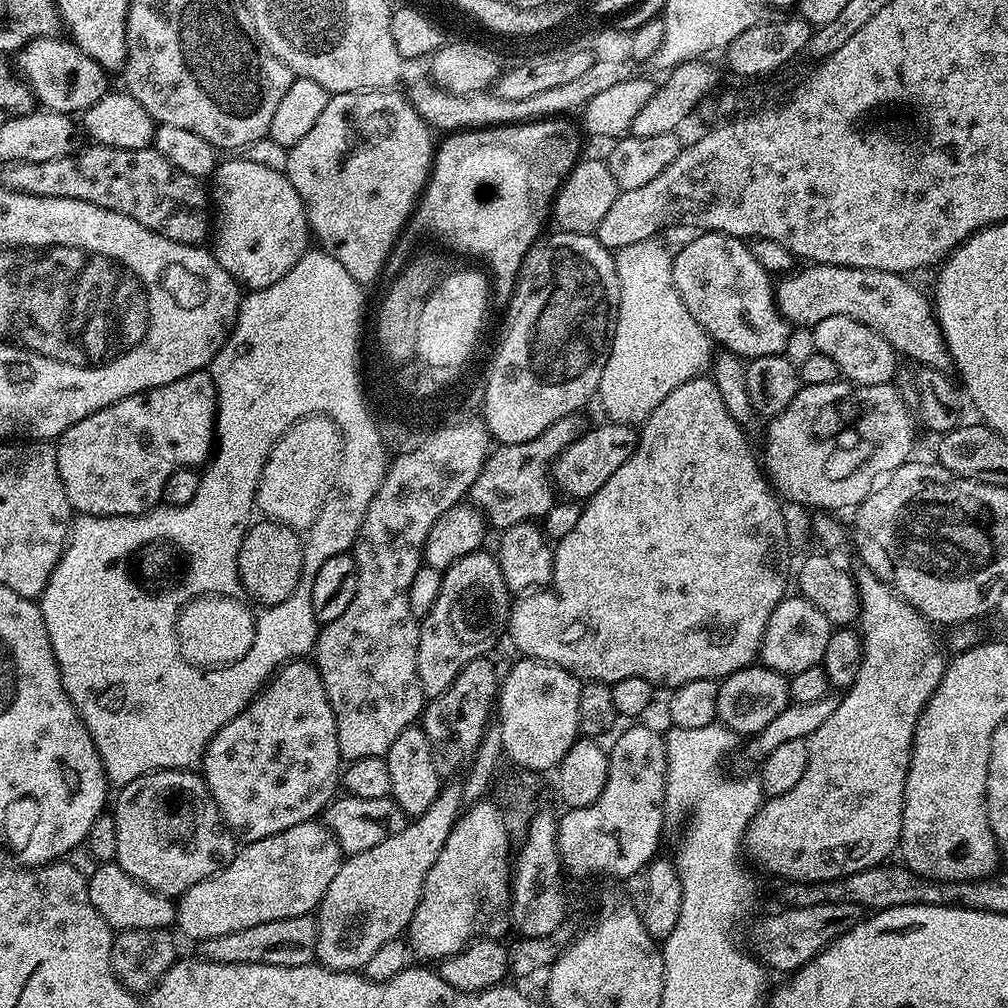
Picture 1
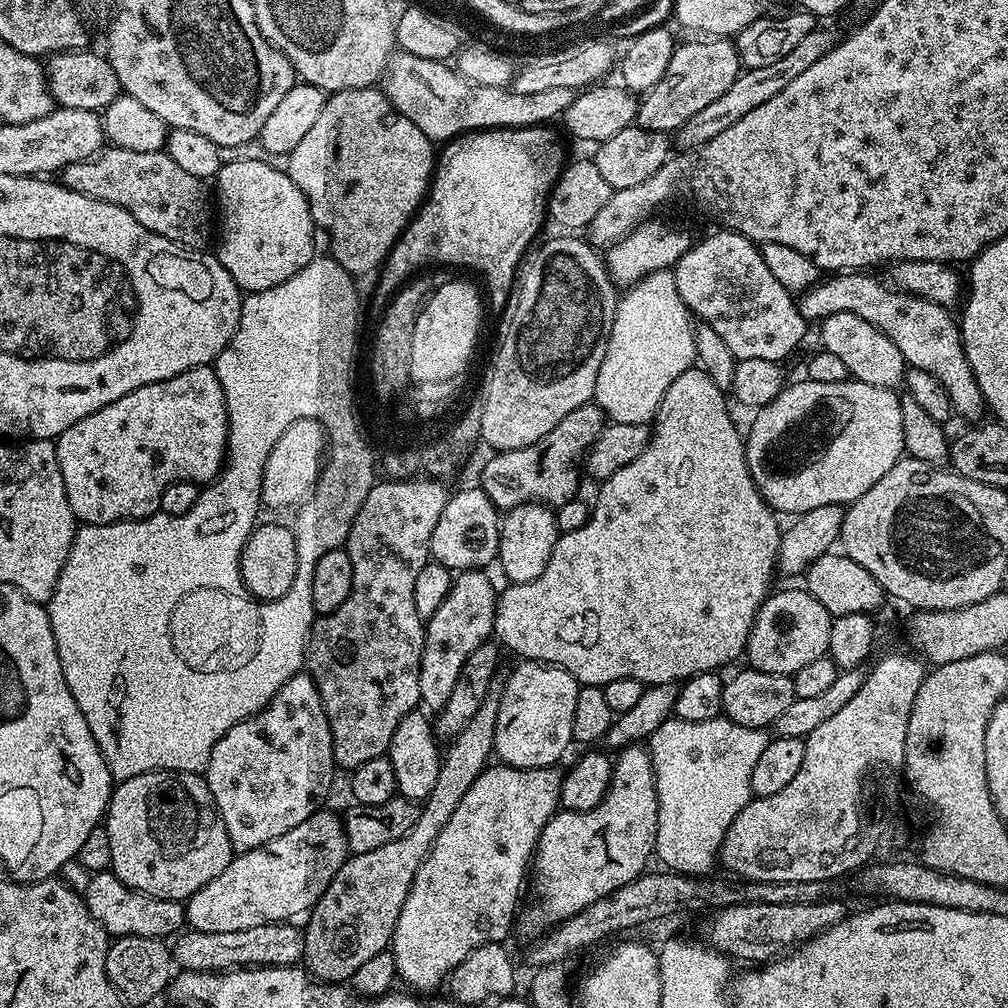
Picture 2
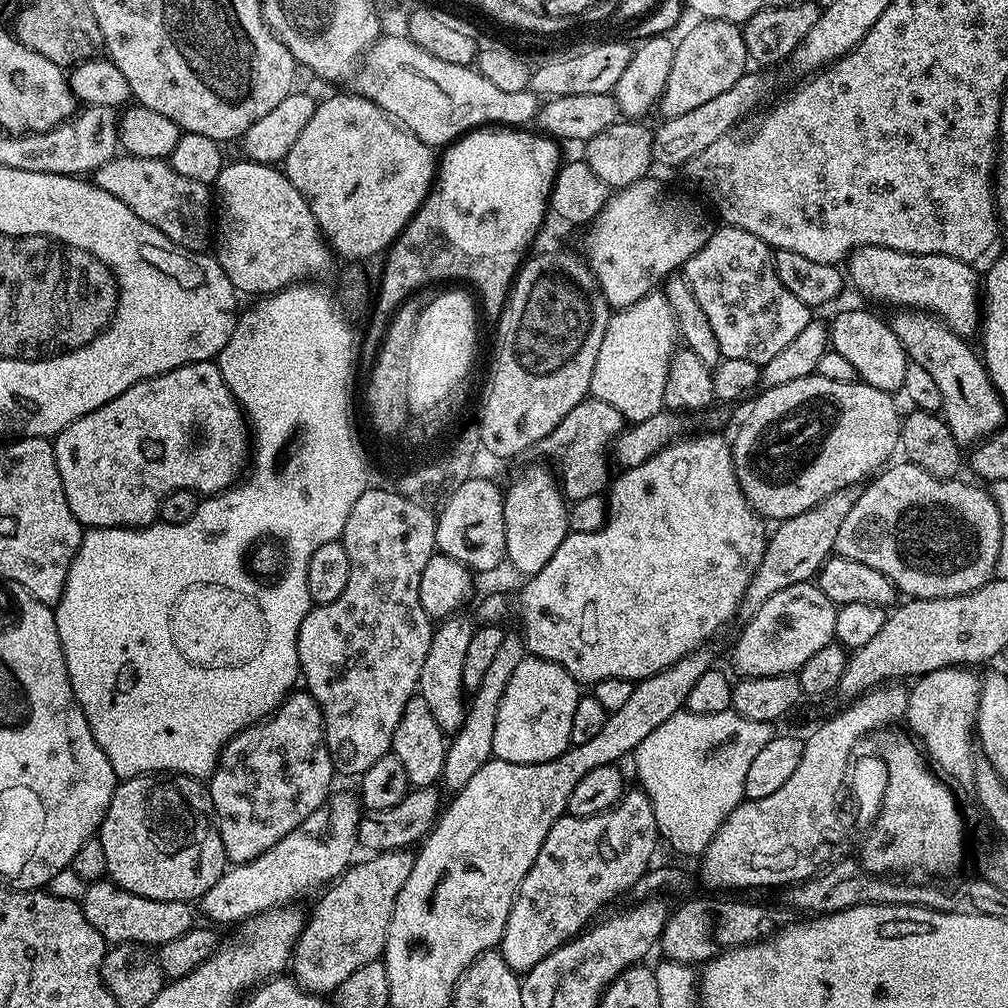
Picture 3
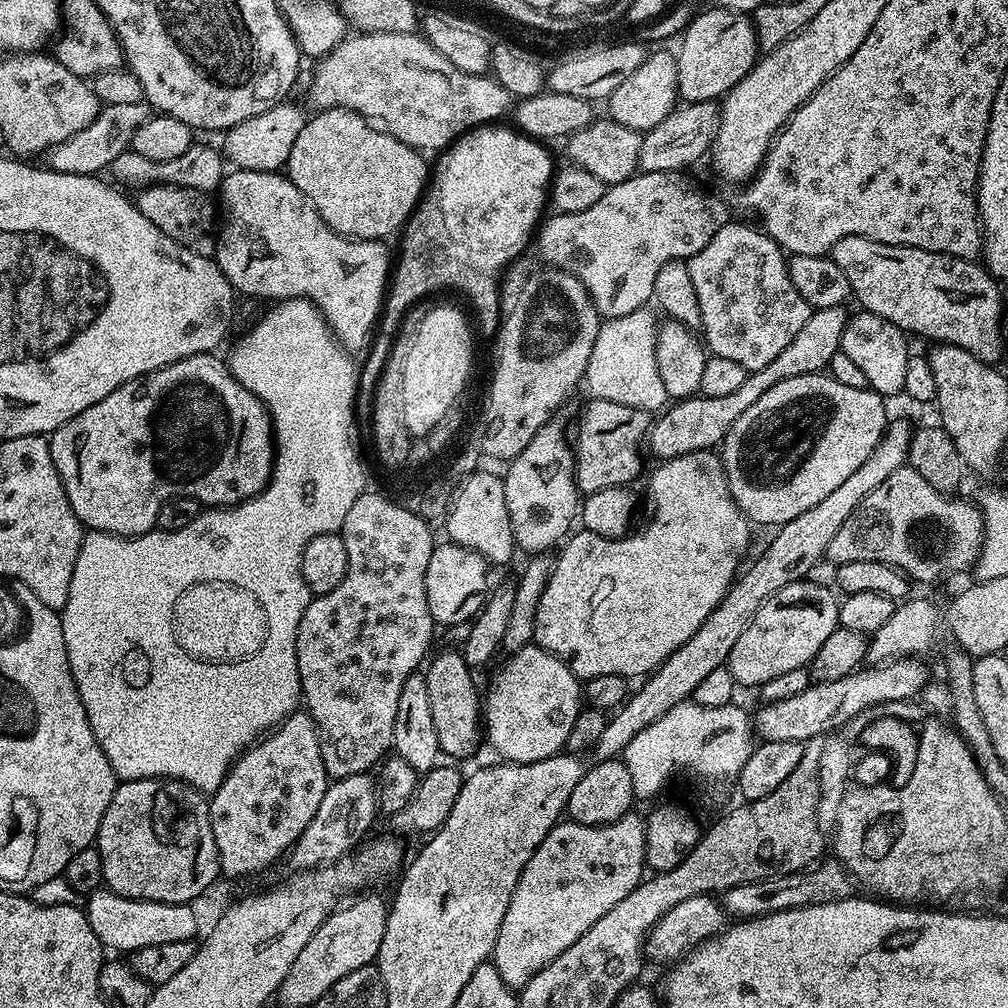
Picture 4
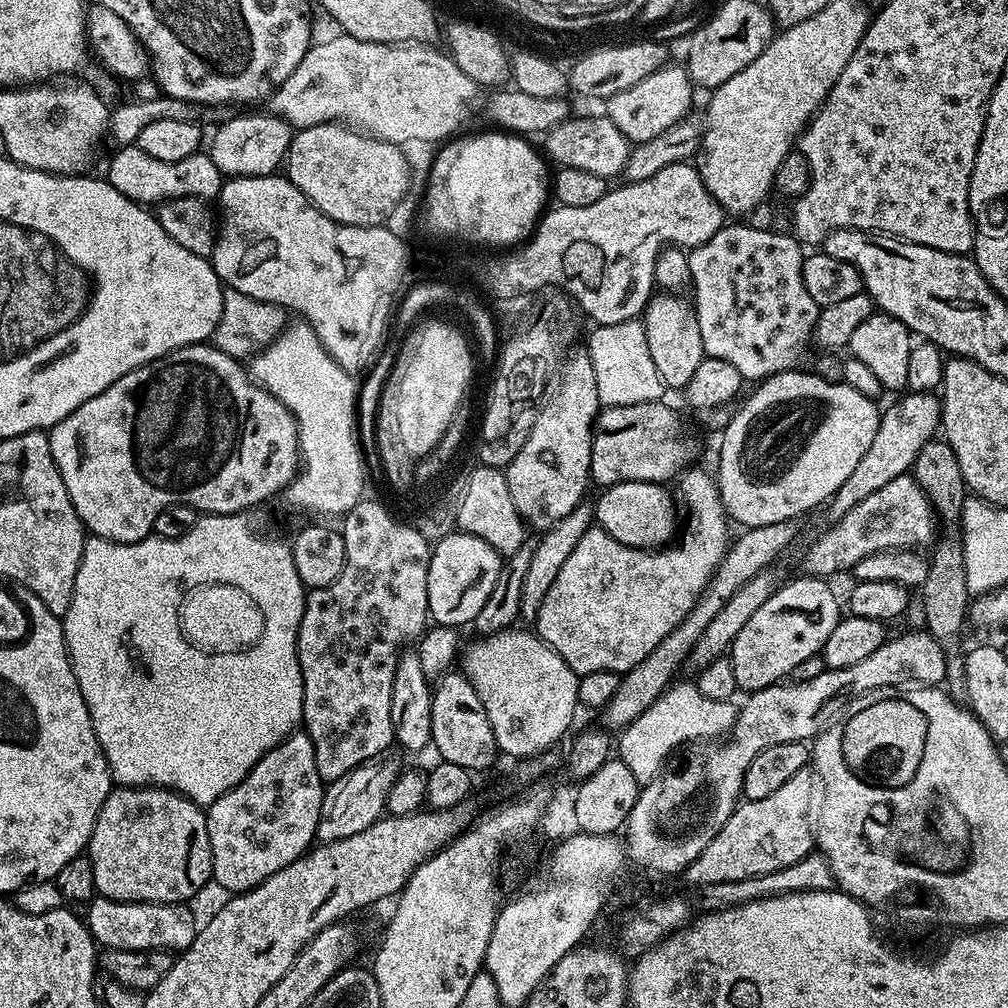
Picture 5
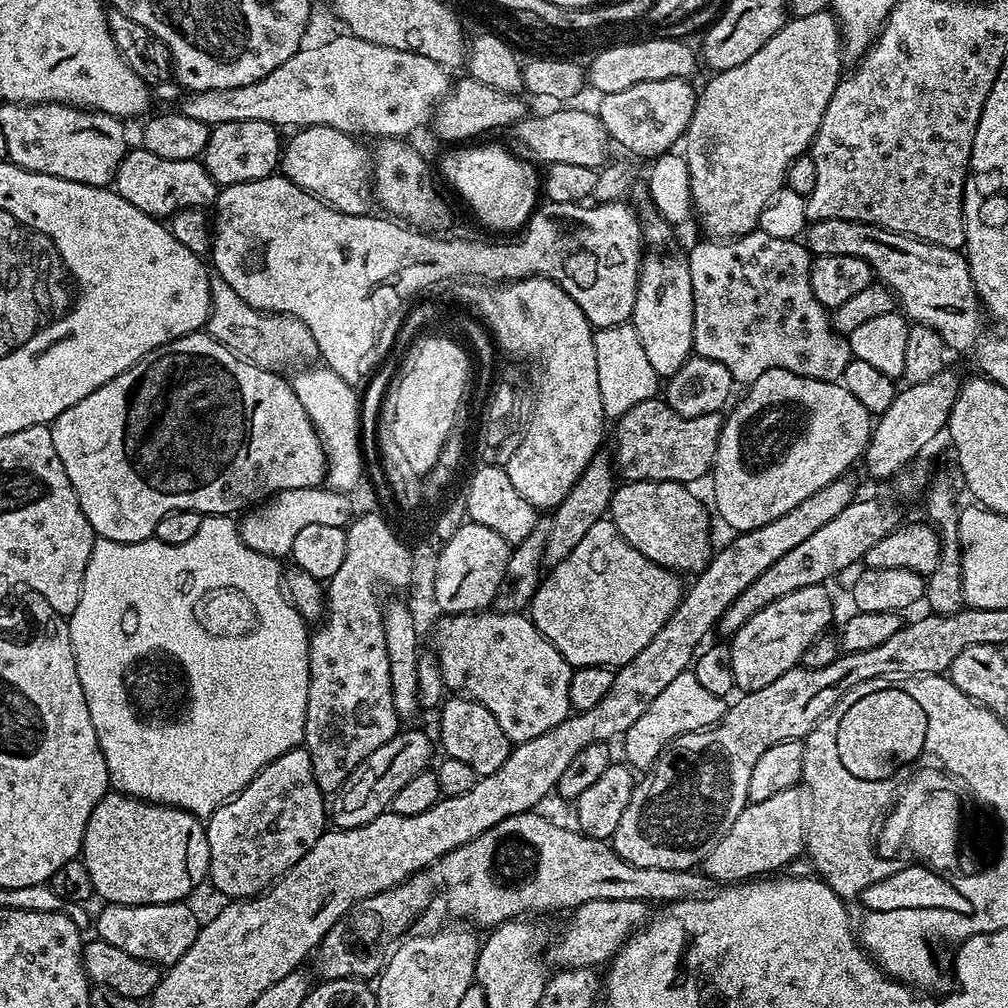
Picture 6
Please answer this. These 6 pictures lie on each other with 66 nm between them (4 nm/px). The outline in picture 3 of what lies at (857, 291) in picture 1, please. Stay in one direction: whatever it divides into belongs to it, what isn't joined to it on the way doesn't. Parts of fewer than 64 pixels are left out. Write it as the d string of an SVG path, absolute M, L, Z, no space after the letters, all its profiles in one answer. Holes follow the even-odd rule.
M896 310L893 313L893 316L890 316L890 323L894 334L900 336L900 341L906 350L909 361L922 366L922 370L928 371L934 377L938 390L942 390L940 412L957 442L961 446L972 446L983 440L985 436L991 436L997 428L1005 423L1004 412L1006 412L1006 406L1002 402L998 390L992 385L992 380L988 377L988 371L984 369L981 353L973 345L972 349L968 345L971 343L965 337L954 334L954 330L947 328L944 321L932 315L931 312Z

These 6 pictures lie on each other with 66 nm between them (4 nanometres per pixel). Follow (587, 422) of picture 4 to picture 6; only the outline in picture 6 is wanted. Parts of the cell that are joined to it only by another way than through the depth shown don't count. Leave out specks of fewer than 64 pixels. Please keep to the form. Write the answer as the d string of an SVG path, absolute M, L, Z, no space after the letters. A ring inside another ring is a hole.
M660 398L638 402L638 406L626 410L626 414L622 414L615 421L615 467L619 475L628 482L669 480L689 486L695 485L695 480L700 480L703 476L705 479L712 471L724 422L725 417L720 412L711 412L698 418L686 418Z

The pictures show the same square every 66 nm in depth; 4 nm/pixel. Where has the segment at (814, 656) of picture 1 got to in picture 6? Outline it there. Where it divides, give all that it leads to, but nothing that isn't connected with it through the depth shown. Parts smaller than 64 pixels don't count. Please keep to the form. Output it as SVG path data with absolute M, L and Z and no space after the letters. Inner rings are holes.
M821 584L803 587L786 598L778 598L778 602L770 602L750 622L746 622L731 637L732 661L734 662L734 682L741 693L762 690L762 686L770 686L770 682L778 682L786 670L797 667L800 664L802 654L814 643L819 636L829 631L828 623L832 620L832 596L827 592L827 587Z

